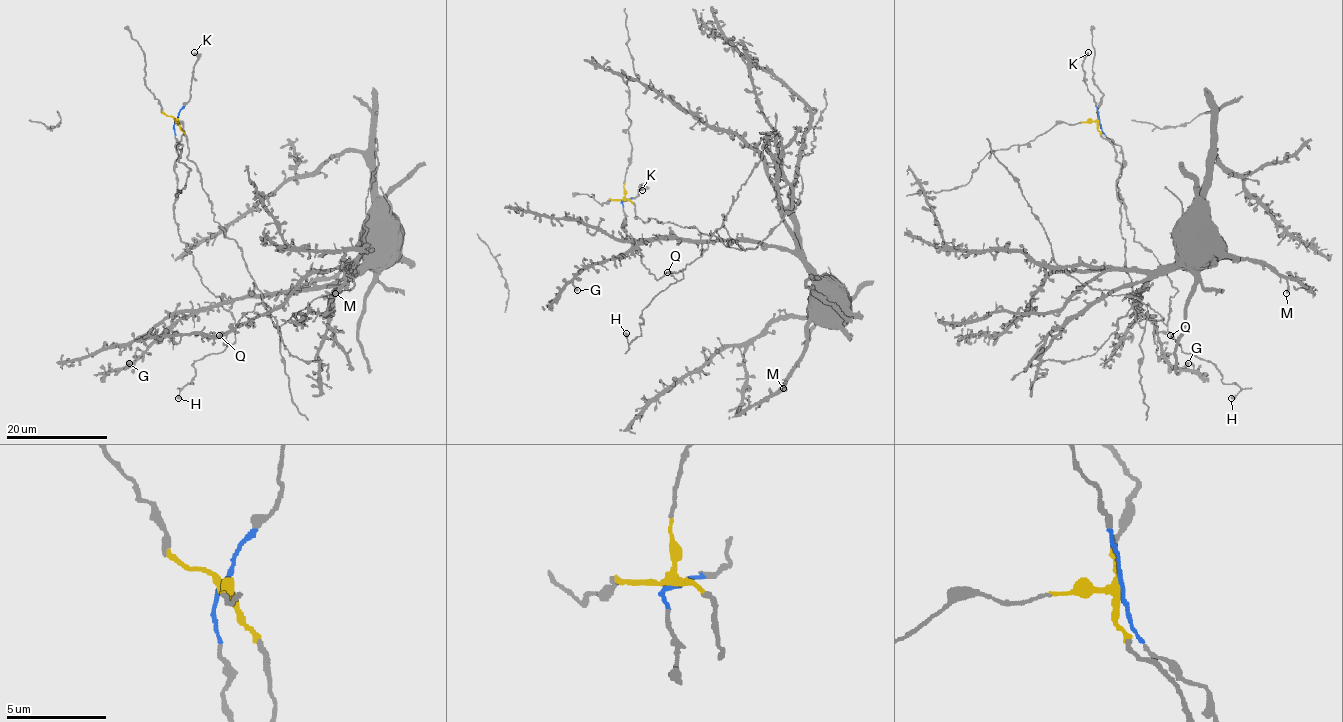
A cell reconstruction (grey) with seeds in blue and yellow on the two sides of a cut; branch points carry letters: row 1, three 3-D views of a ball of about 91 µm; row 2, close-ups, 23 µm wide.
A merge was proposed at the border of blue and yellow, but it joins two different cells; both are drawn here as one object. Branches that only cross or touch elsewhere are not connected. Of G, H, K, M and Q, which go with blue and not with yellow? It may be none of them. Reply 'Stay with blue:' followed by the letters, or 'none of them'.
Stay with blue: H, K, Q

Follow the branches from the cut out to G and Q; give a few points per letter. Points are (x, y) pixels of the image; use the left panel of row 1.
G: (176, 120), (214, 220), (240, 249), (276, 327), (348, 280), (197, 308), (129, 362)
Q: (176, 120), (173, 218), (202, 284), (219, 297), (235, 324), (235, 341), (219, 336)

